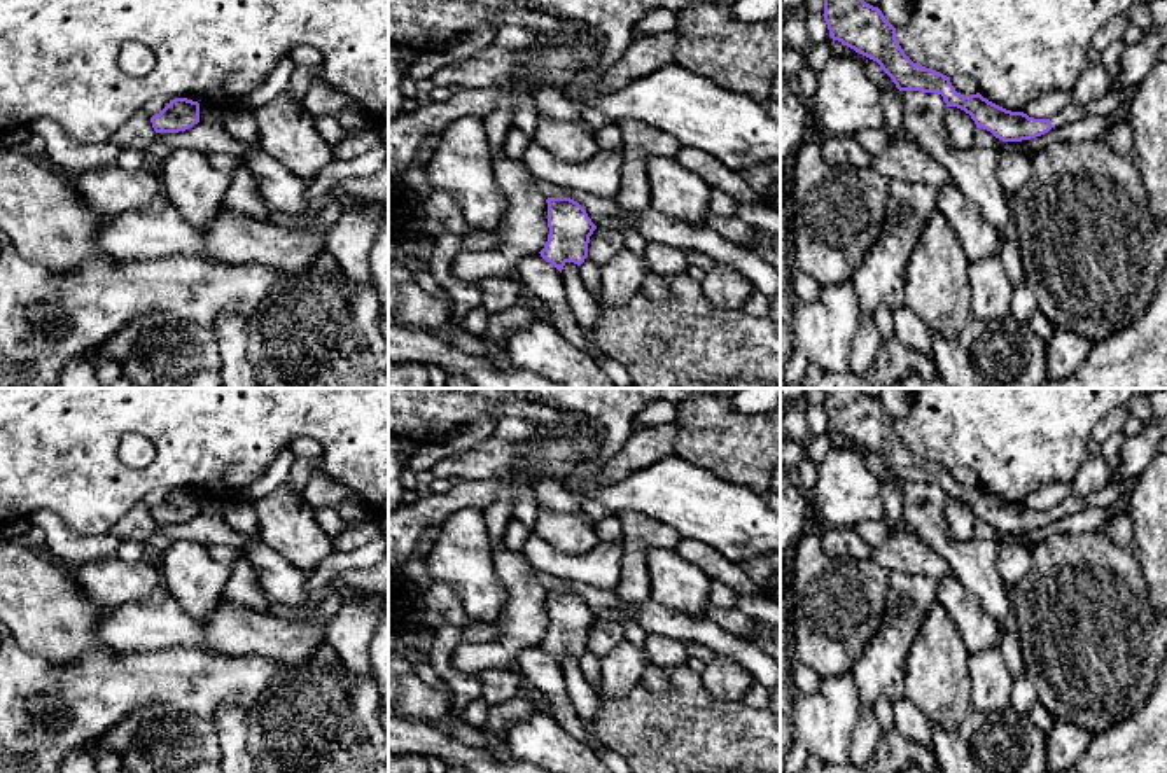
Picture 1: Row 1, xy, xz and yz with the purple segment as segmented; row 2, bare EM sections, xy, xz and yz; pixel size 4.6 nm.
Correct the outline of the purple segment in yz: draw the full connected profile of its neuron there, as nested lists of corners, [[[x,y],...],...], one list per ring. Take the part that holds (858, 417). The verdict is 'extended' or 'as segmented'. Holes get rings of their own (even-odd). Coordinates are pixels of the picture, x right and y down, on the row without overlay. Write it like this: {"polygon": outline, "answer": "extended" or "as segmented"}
{"polygon": [[[824,388],[824,413],[833,432],[877,453],[899,483],[938,484],[947,498],[971,507],[976,519],[990,523],[1003,533],[1022,533],[1041,528],[1052,519],[1073,516],[1087,509],[1085,498],[1069,493],[1052,511],[1034,511],[1024,504],[1006,502],[980,484],[964,488],[955,483],[950,469],[913,455],[896,430],[896,420],[878,399],[861,388]]], "answer": "extended"}

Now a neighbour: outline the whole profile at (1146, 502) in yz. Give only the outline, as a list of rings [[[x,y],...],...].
[[[1158,455],[1123,498],[1134,525],[1130,549],[1139,560],[1155,610],[1167,614],[1167,455]]]

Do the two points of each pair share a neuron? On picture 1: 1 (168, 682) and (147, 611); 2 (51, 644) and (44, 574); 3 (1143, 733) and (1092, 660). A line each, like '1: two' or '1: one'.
1: two
2: one
3: two

